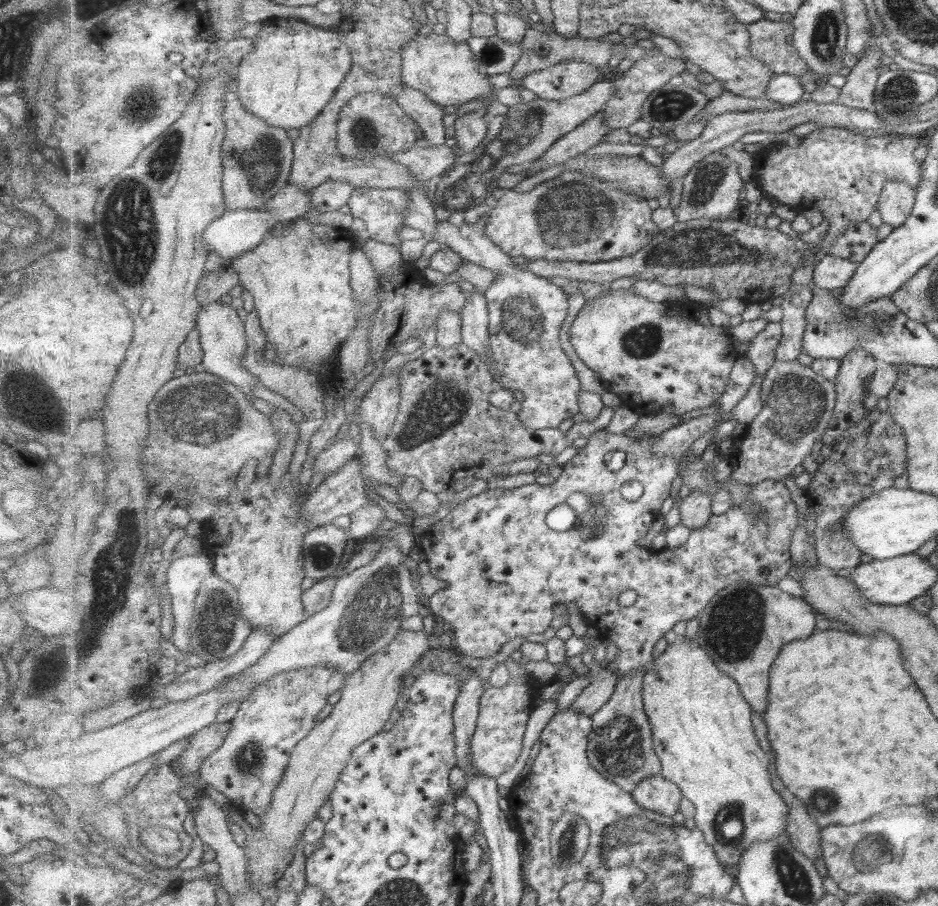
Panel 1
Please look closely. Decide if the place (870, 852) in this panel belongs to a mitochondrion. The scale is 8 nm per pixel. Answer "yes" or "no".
yes

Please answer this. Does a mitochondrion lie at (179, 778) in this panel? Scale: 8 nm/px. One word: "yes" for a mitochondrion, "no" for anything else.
no

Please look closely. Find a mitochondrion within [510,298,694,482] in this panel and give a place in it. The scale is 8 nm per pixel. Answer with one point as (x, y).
(641, 341)

